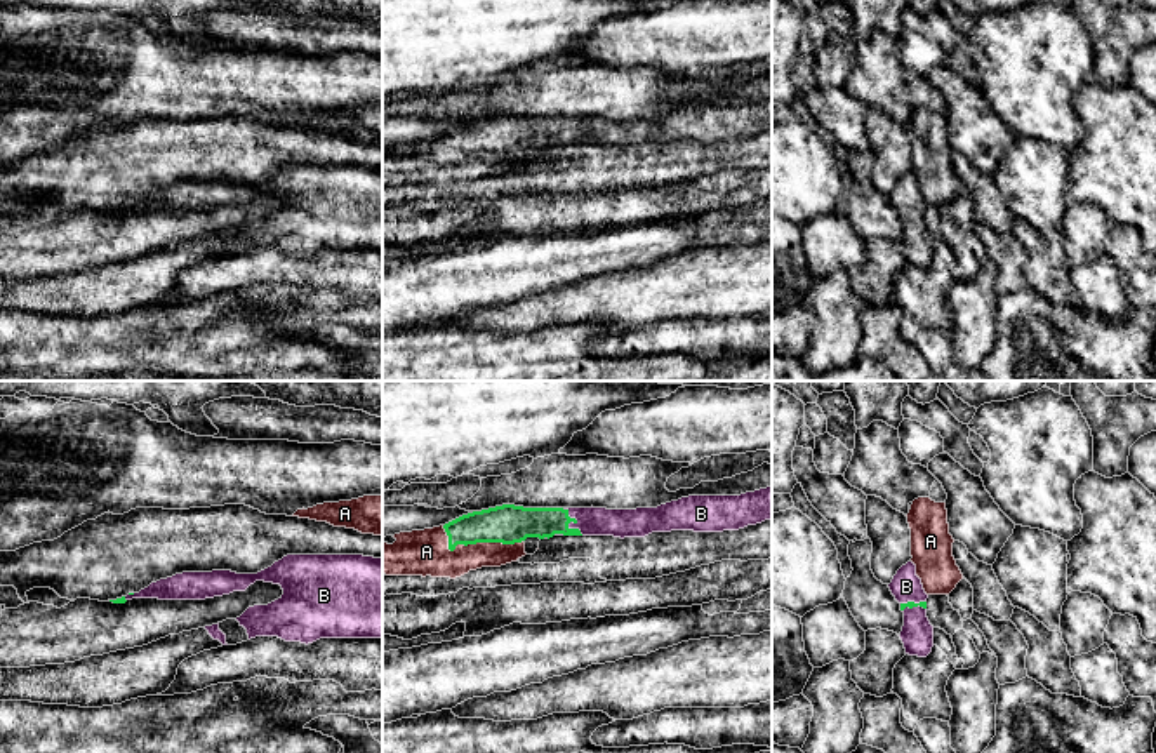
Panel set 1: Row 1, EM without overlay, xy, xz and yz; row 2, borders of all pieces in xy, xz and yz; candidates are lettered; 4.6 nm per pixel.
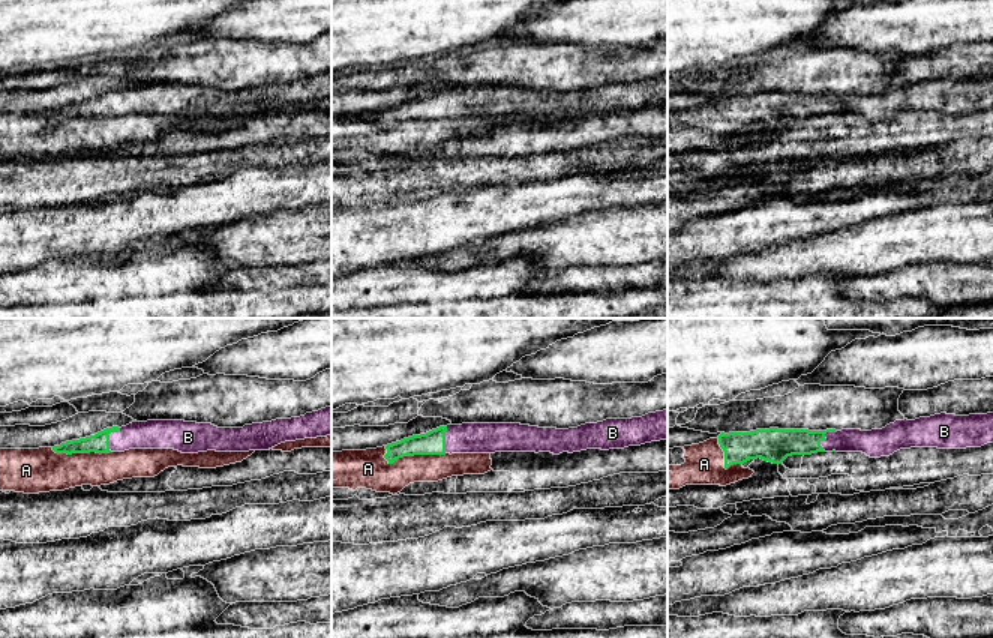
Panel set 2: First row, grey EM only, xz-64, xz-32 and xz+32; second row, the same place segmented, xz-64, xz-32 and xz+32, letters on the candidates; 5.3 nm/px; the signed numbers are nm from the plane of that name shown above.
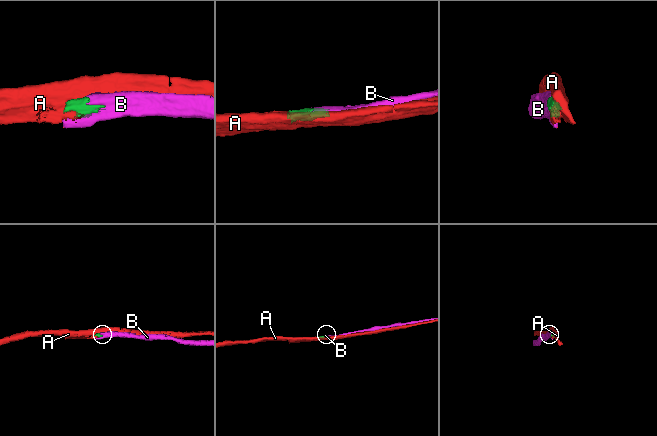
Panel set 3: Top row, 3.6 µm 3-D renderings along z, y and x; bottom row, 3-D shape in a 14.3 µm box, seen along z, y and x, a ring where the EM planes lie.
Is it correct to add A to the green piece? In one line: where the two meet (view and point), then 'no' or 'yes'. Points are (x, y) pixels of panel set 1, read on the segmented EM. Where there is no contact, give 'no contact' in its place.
meets green in xz at (475, 543); no

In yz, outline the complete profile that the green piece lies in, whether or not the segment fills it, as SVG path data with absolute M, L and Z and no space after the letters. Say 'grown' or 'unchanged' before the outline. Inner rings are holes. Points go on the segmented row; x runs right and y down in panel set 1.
grown; M902 565L888 584L892 595L904 612L900 640L906 654L927 657L933 647L933 626L927 617L927 598L921 579L916 576L916 565Z

